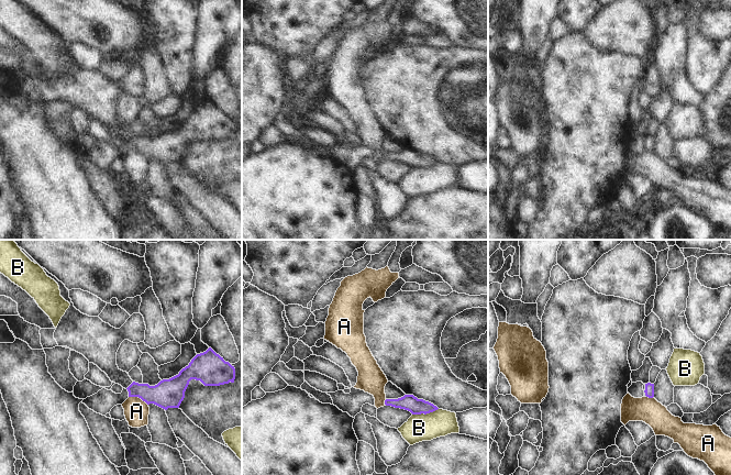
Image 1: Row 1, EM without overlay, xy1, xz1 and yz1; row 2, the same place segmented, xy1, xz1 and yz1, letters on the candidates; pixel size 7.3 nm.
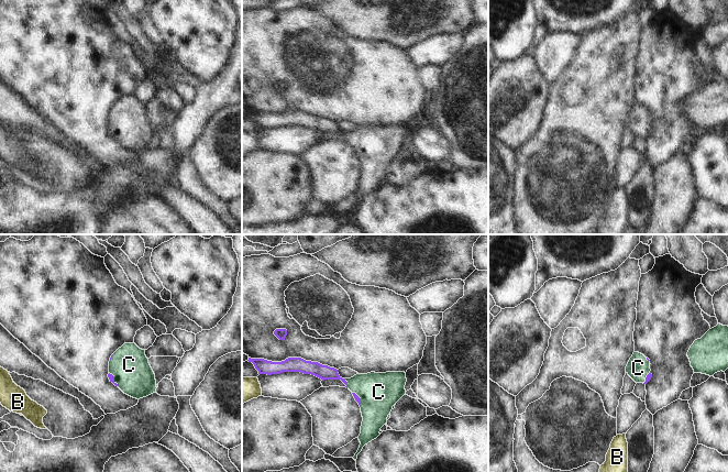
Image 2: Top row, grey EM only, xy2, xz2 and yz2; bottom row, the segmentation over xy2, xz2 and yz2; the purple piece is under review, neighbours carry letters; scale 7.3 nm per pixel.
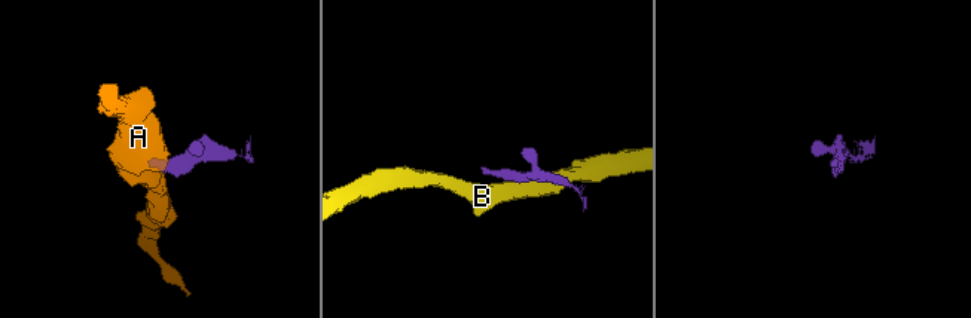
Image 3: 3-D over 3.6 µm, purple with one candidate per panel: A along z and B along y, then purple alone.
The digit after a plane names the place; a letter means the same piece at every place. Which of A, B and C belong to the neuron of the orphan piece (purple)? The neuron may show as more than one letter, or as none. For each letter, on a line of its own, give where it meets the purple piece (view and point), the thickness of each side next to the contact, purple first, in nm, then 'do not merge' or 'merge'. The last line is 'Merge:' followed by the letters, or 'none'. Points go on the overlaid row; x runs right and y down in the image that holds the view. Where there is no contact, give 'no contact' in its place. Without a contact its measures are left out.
A: contact xy1 (139, 397); calibres 200 and 180 nm; do not merge
B: contact xz1 (424, 413); calibres 120 and 200 nm; do not merge
C: contact xz2 (346, 383); calibres 110 and 280 nm; merge
Merge: C

